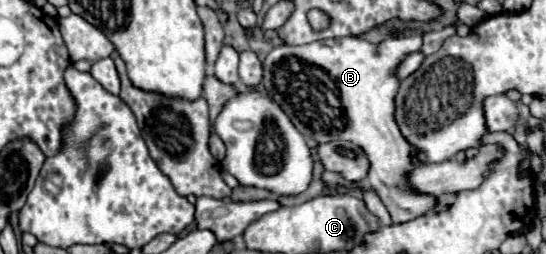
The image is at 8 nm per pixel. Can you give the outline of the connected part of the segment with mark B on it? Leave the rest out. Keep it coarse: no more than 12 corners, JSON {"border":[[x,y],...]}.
{"border":[[420,35],[274,47],[262,85],[302,135],[366,151],[392,223],[410,187],[396,67]]}

